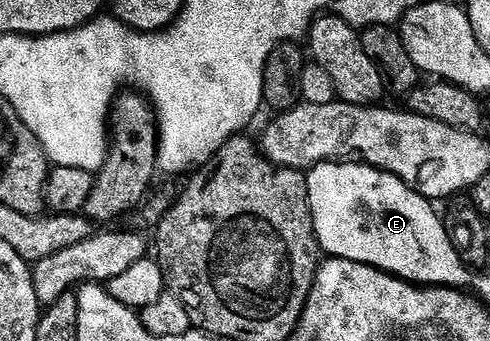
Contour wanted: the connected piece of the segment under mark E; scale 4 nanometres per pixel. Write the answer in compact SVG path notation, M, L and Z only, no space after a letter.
M357 159L320 161L308 170L309 206L317 244L322 254L342 257L373 265L385 273L391 273L403 281L422 287L469 287L473 281L470 266L459 259L455 247L445 230L442 214L436 213L434 202L416 193L410 185L374 165L367 165Z

